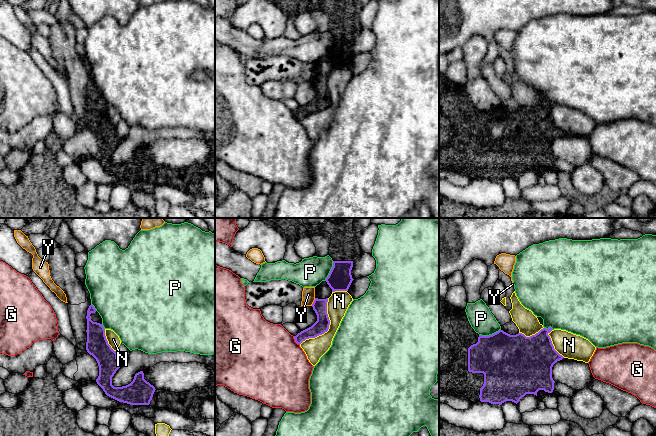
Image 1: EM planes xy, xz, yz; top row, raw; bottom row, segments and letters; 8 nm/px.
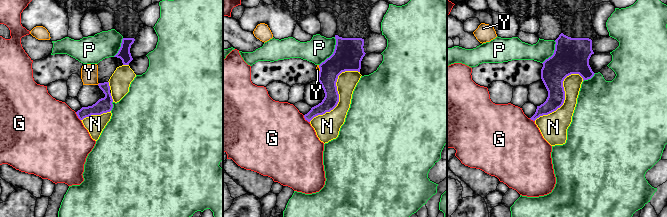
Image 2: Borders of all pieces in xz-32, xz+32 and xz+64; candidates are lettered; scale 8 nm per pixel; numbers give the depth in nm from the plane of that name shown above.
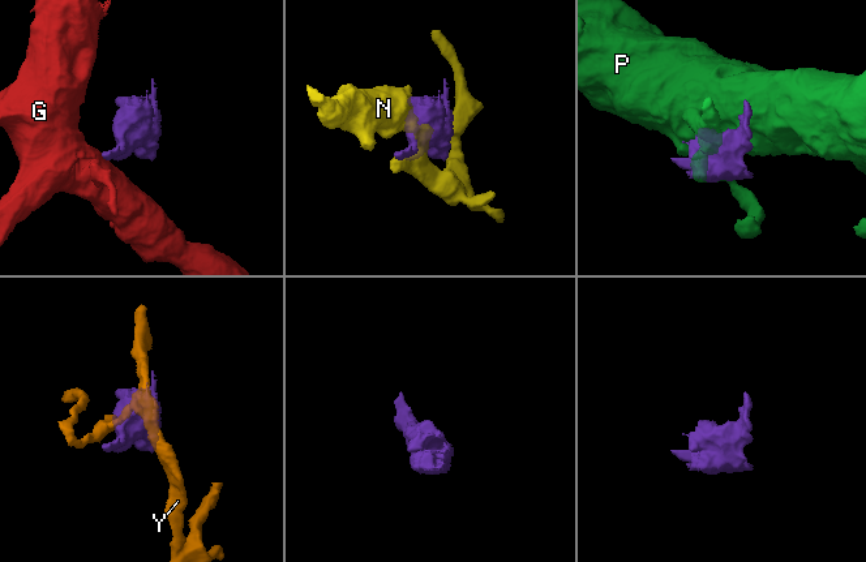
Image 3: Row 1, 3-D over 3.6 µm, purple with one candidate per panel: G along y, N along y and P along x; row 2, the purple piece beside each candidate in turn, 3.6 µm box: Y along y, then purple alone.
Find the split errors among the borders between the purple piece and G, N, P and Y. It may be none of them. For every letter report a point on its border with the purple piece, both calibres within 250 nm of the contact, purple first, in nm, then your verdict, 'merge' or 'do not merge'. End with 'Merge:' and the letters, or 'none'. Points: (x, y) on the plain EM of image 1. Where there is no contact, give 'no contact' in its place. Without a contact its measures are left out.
G: xz (295, 117) | 120/500 nm | do not merge
N: xz (328, 104) | 120/170 nm | do not merge
P: yz (489, 111) | 420/200 nm | do not merge
Y: xz (313, 78) | 120/110 nm | do not merge
Merge: none

